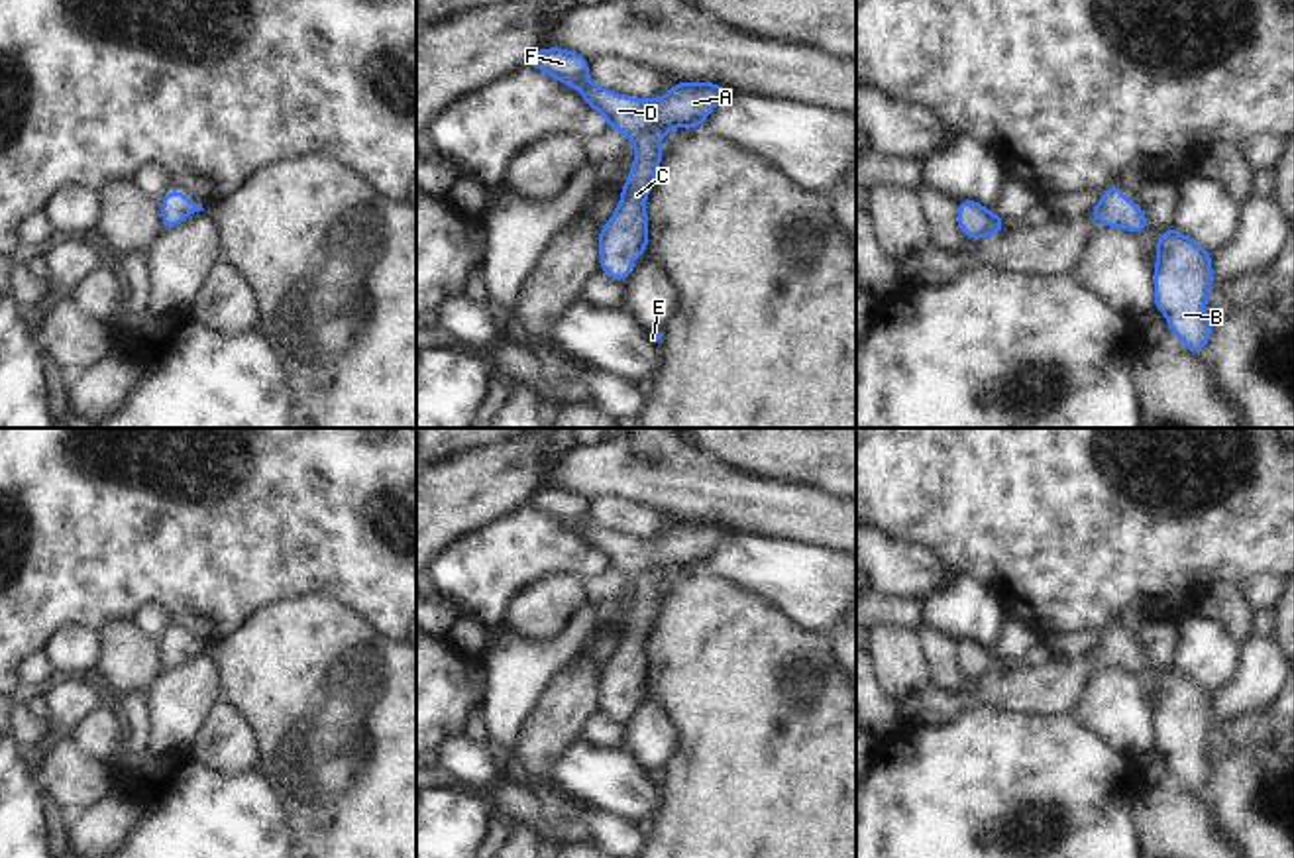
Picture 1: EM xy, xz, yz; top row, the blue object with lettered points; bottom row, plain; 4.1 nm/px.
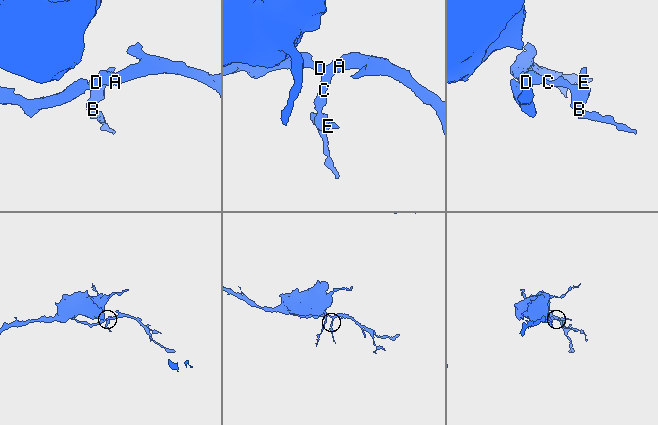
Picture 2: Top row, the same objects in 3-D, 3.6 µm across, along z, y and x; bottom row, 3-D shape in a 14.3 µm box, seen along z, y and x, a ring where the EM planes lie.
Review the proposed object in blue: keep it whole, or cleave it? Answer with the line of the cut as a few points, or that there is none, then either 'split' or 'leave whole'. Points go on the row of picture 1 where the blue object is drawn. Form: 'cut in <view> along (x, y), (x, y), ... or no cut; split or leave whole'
no cut; leave whole

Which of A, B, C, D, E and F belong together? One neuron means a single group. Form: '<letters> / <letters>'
A B C D E F

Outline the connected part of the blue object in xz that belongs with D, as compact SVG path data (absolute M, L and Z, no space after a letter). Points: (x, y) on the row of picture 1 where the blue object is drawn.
M540 47L528 65L581 90L587 106L607 118L607 126L630 137L634 163L611 220L599 230L601 269L613 281L632 273L636 257L648 247L648 212L644 202L660 173L660 141L675 128L695 130L711 110L732 92L717 82L675 82L660 98L630 98L589 80L589 61L562 47Z

